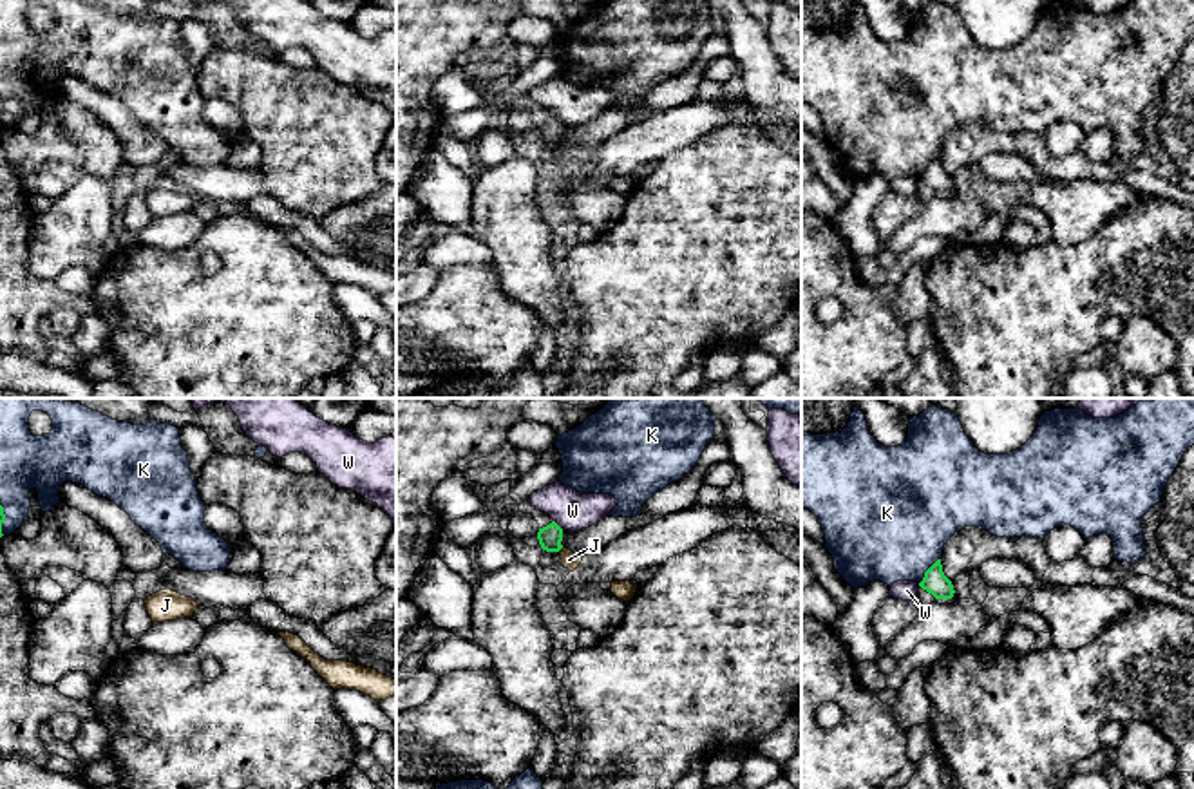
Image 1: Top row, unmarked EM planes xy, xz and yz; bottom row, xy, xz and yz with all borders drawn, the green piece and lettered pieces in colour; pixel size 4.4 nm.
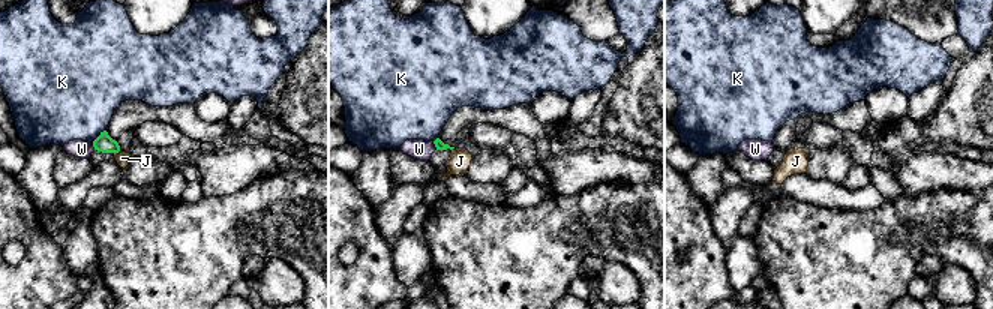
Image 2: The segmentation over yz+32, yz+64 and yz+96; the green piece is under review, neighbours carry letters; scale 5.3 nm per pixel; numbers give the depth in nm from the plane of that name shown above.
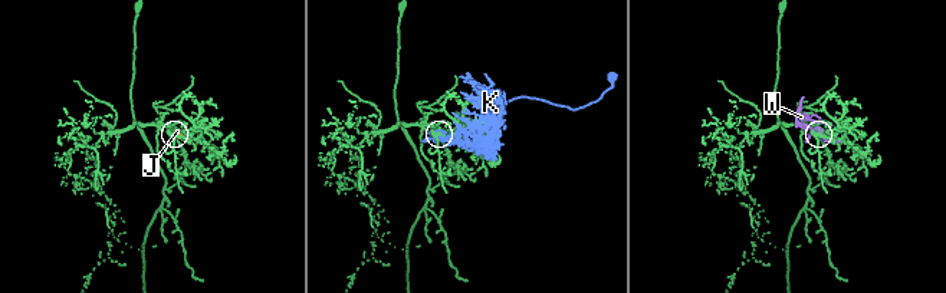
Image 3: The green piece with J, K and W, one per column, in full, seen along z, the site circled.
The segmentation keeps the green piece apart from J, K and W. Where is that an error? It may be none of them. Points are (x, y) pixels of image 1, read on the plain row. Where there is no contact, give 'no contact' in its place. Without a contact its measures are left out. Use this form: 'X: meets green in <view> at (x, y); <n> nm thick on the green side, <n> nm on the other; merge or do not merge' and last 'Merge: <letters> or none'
J: meets green in xz at (559, 143); 110 nm thick on the green side, 80 nm on the other; do not merge
K: meets green in yz at (927, 165); 110 nm thick on the green side, 480 nm on the other; do not merge
W: meets green in xz at (558, 120); 110 nm thick on the green side, 180 nm on the other; do not merge
Merge: none

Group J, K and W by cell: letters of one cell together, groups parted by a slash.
J / K / W

